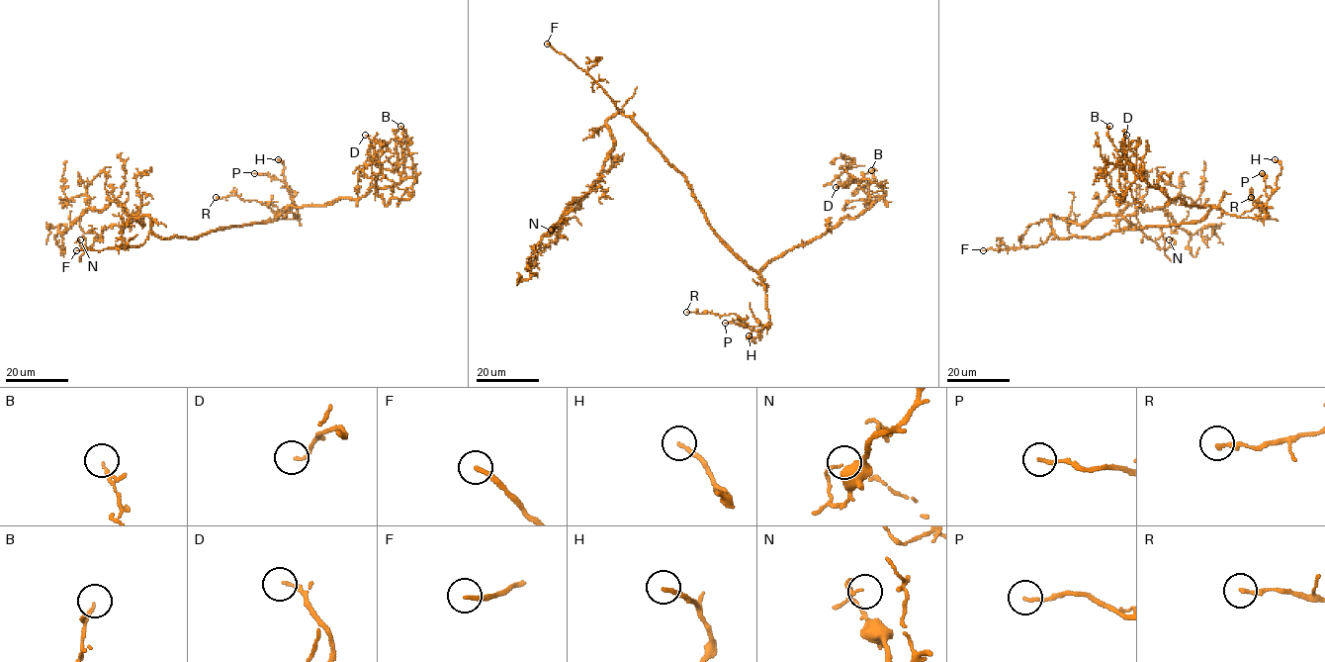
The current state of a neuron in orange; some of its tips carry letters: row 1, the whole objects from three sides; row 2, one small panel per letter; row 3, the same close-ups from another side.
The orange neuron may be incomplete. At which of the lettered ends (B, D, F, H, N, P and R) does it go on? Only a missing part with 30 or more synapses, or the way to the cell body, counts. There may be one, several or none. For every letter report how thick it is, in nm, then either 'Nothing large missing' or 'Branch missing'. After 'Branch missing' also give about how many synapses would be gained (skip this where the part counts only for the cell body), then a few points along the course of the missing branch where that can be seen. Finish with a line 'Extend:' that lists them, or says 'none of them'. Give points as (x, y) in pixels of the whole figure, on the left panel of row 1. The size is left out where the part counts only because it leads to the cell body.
B: Thickness 80 nm. Nothing large missing
D: Thickness 100 nm. Nothing large missing
F: Thickness 180 nm. Branch missing. Course of what is missing: (76, 250), (59, 251)
H: Thickness 160 nm. Nothing large missing
N: Thickness 120 nm. Nothing large missing
P: Thickness 150 nm. Nothing large missing
R: Thickness 180 nm. Nothing large missing
Extend: F

